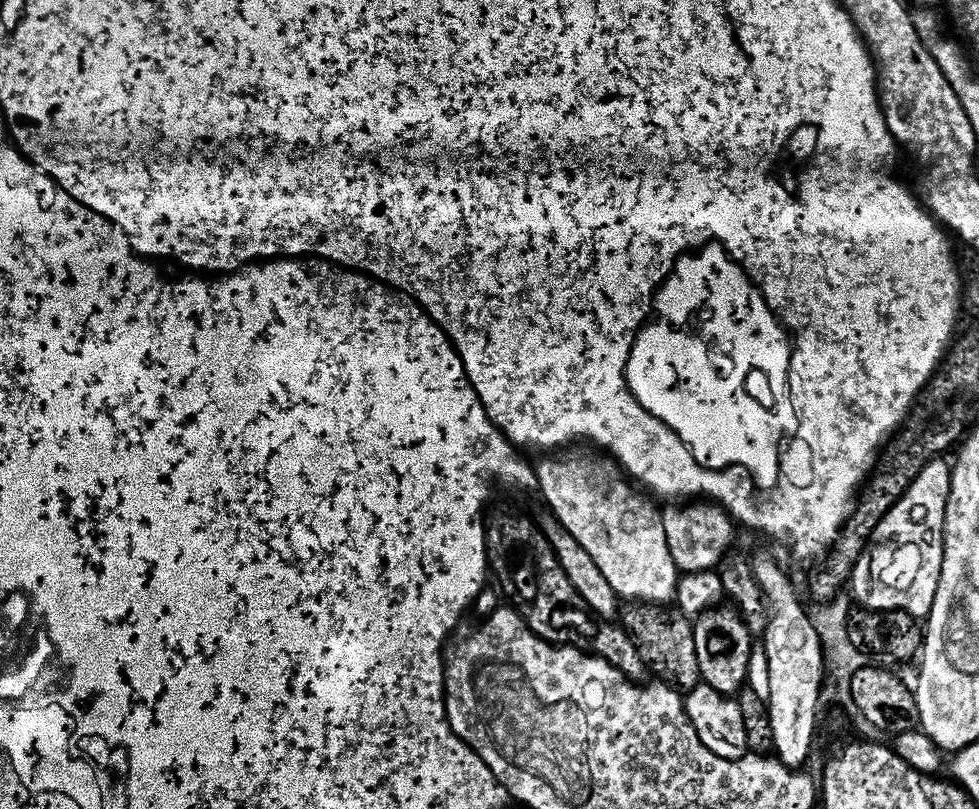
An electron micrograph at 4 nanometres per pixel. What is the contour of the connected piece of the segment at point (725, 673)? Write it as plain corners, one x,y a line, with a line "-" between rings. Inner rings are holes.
720,602
703,610
693,621
692,633
701,679
719,692
735,693
745,683
754,637
737,607
730,602

